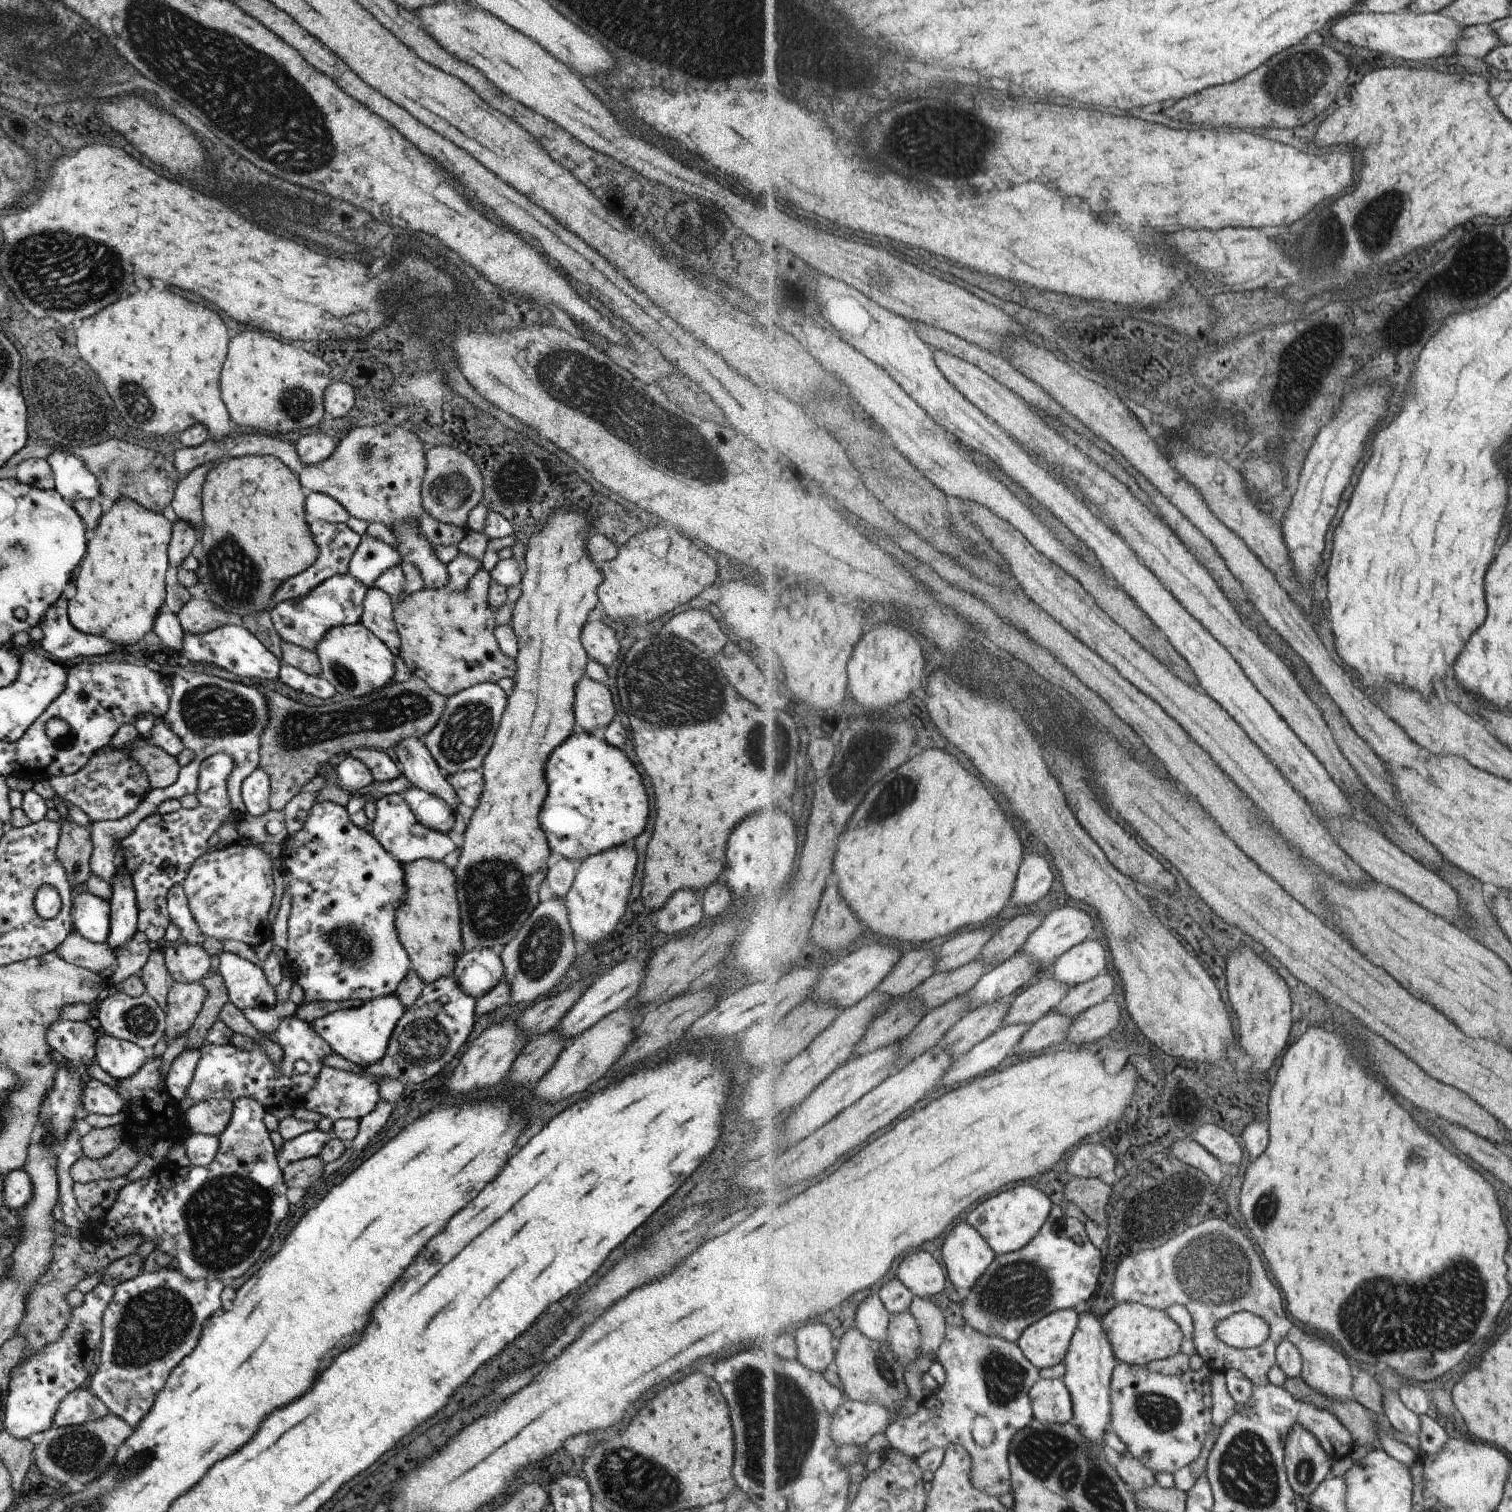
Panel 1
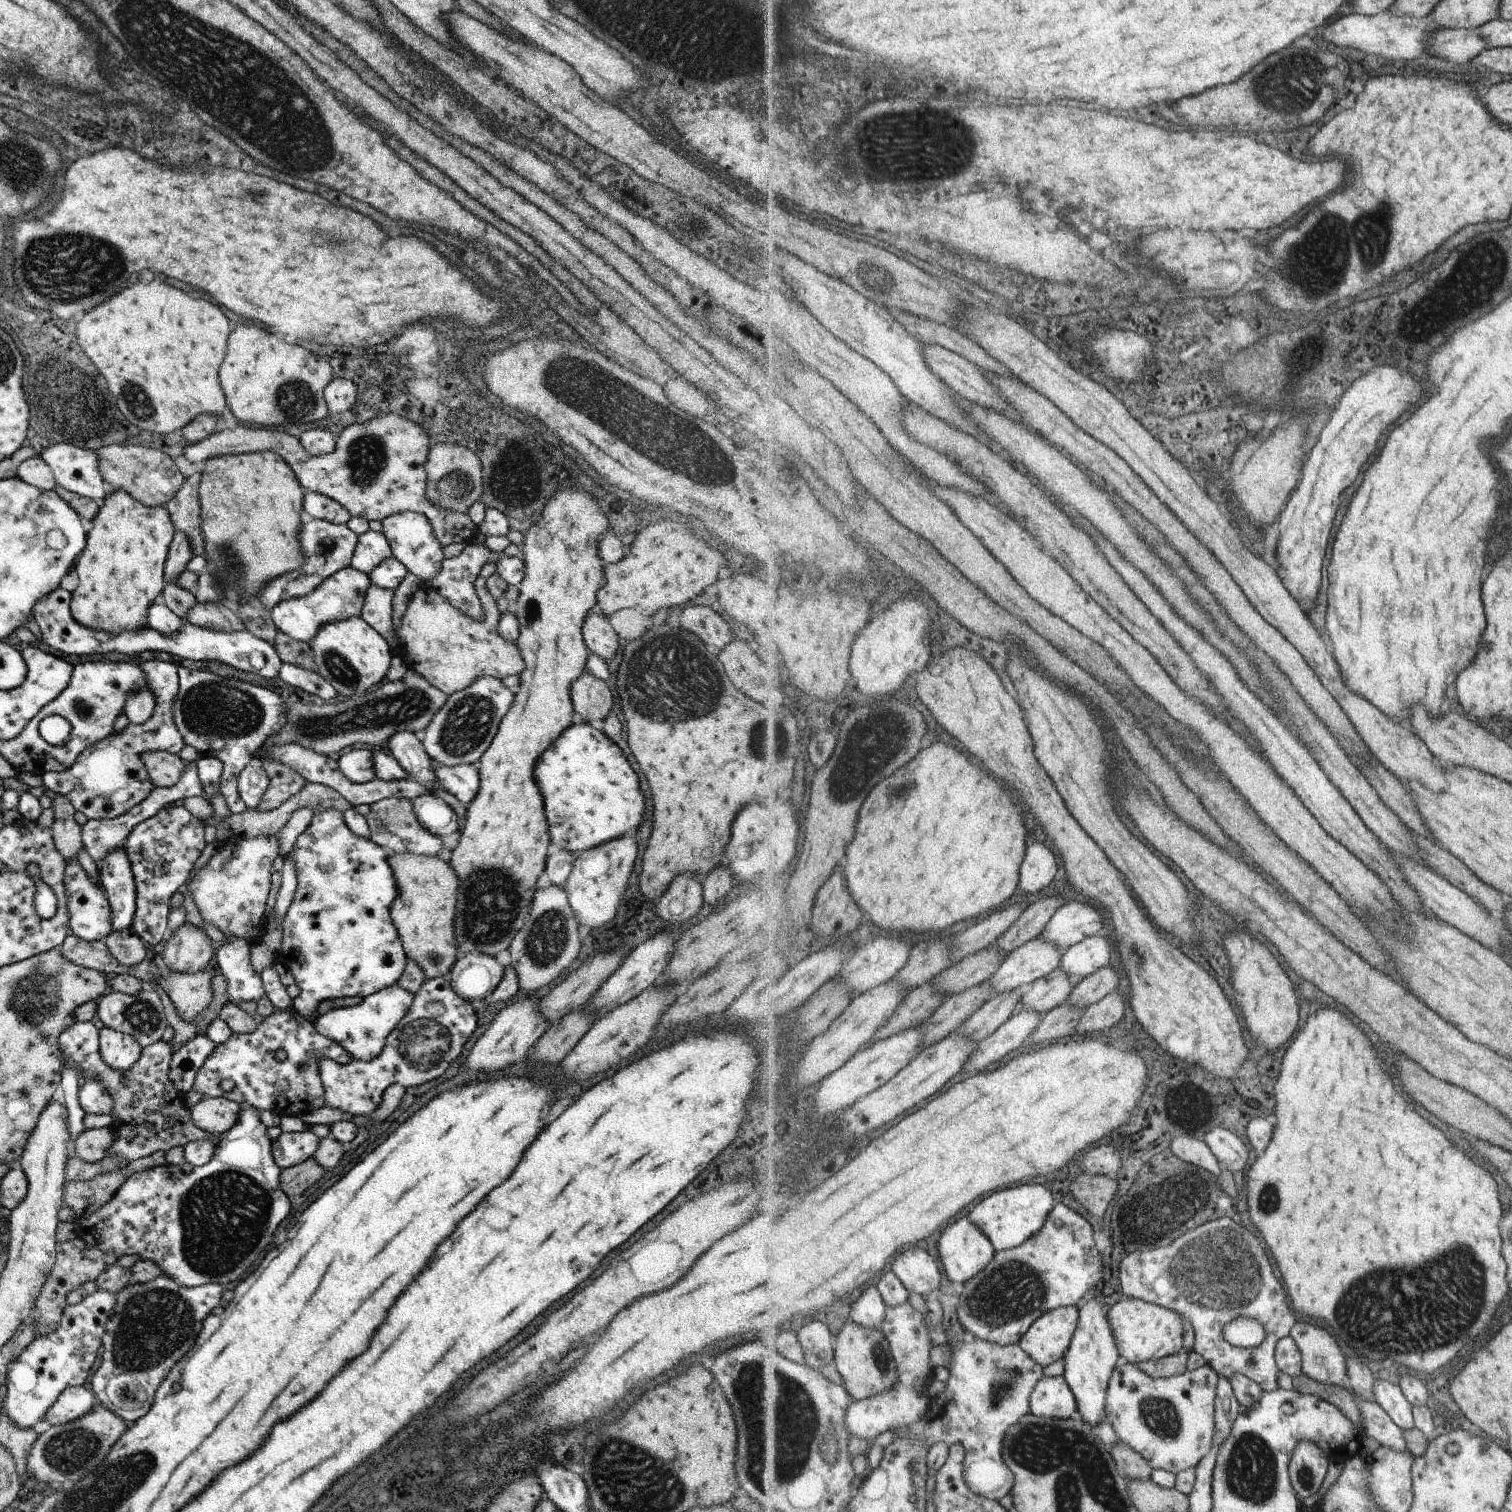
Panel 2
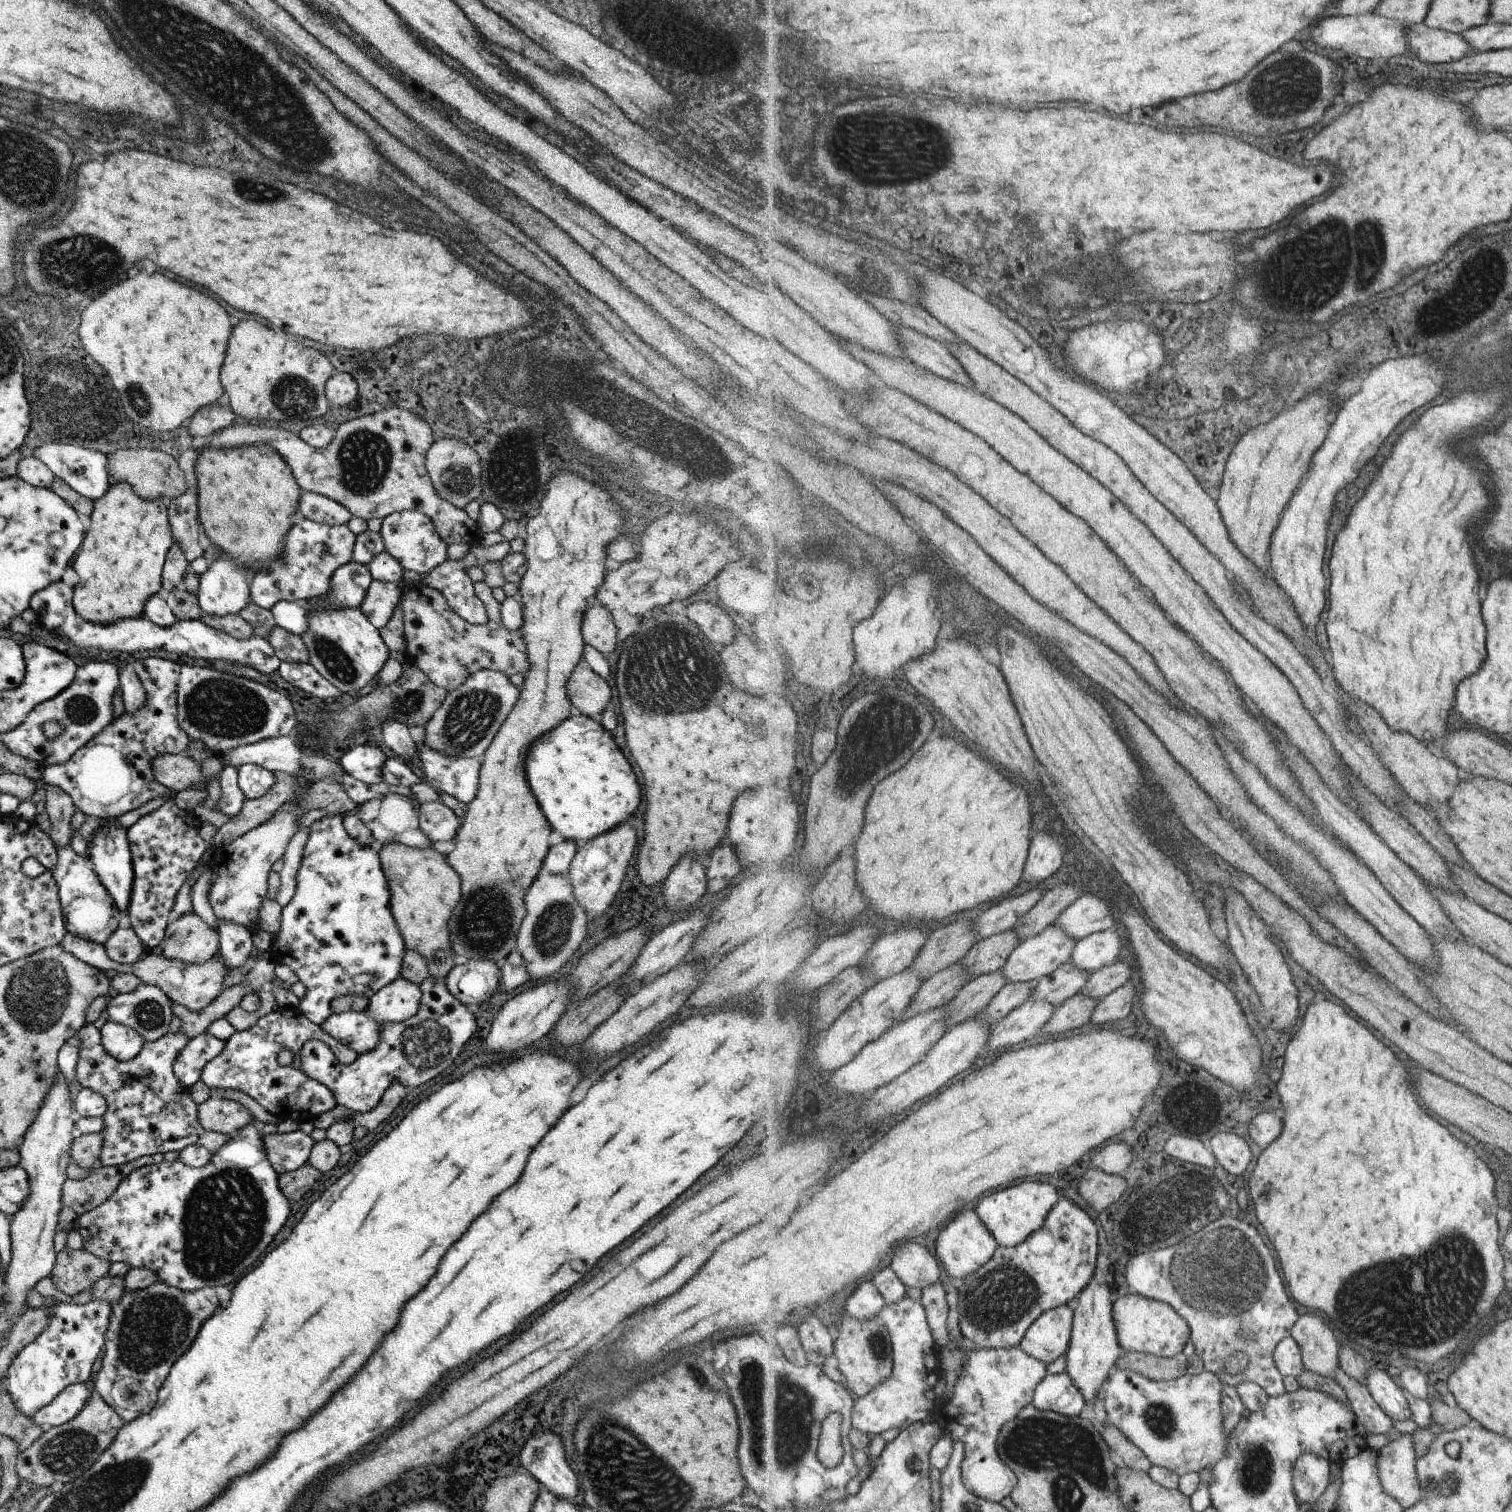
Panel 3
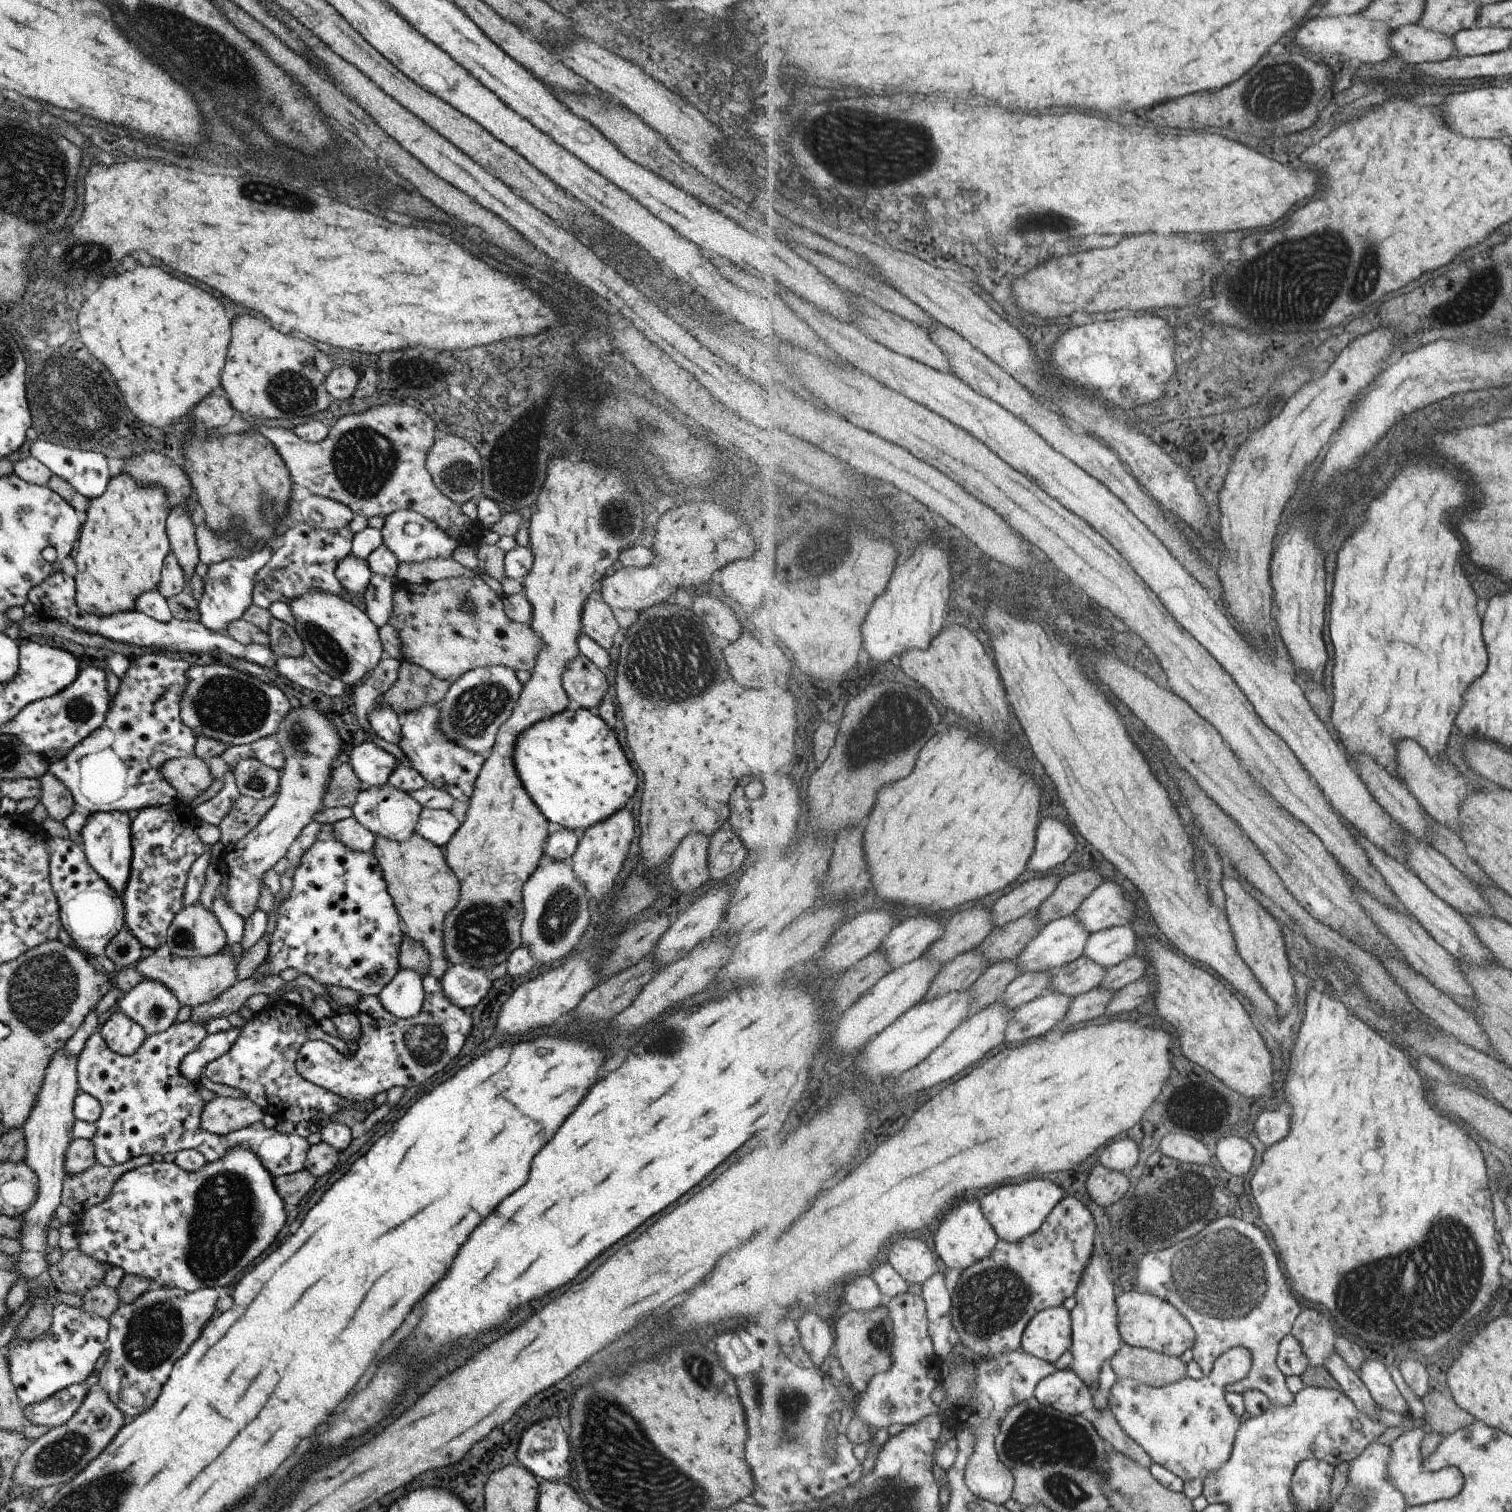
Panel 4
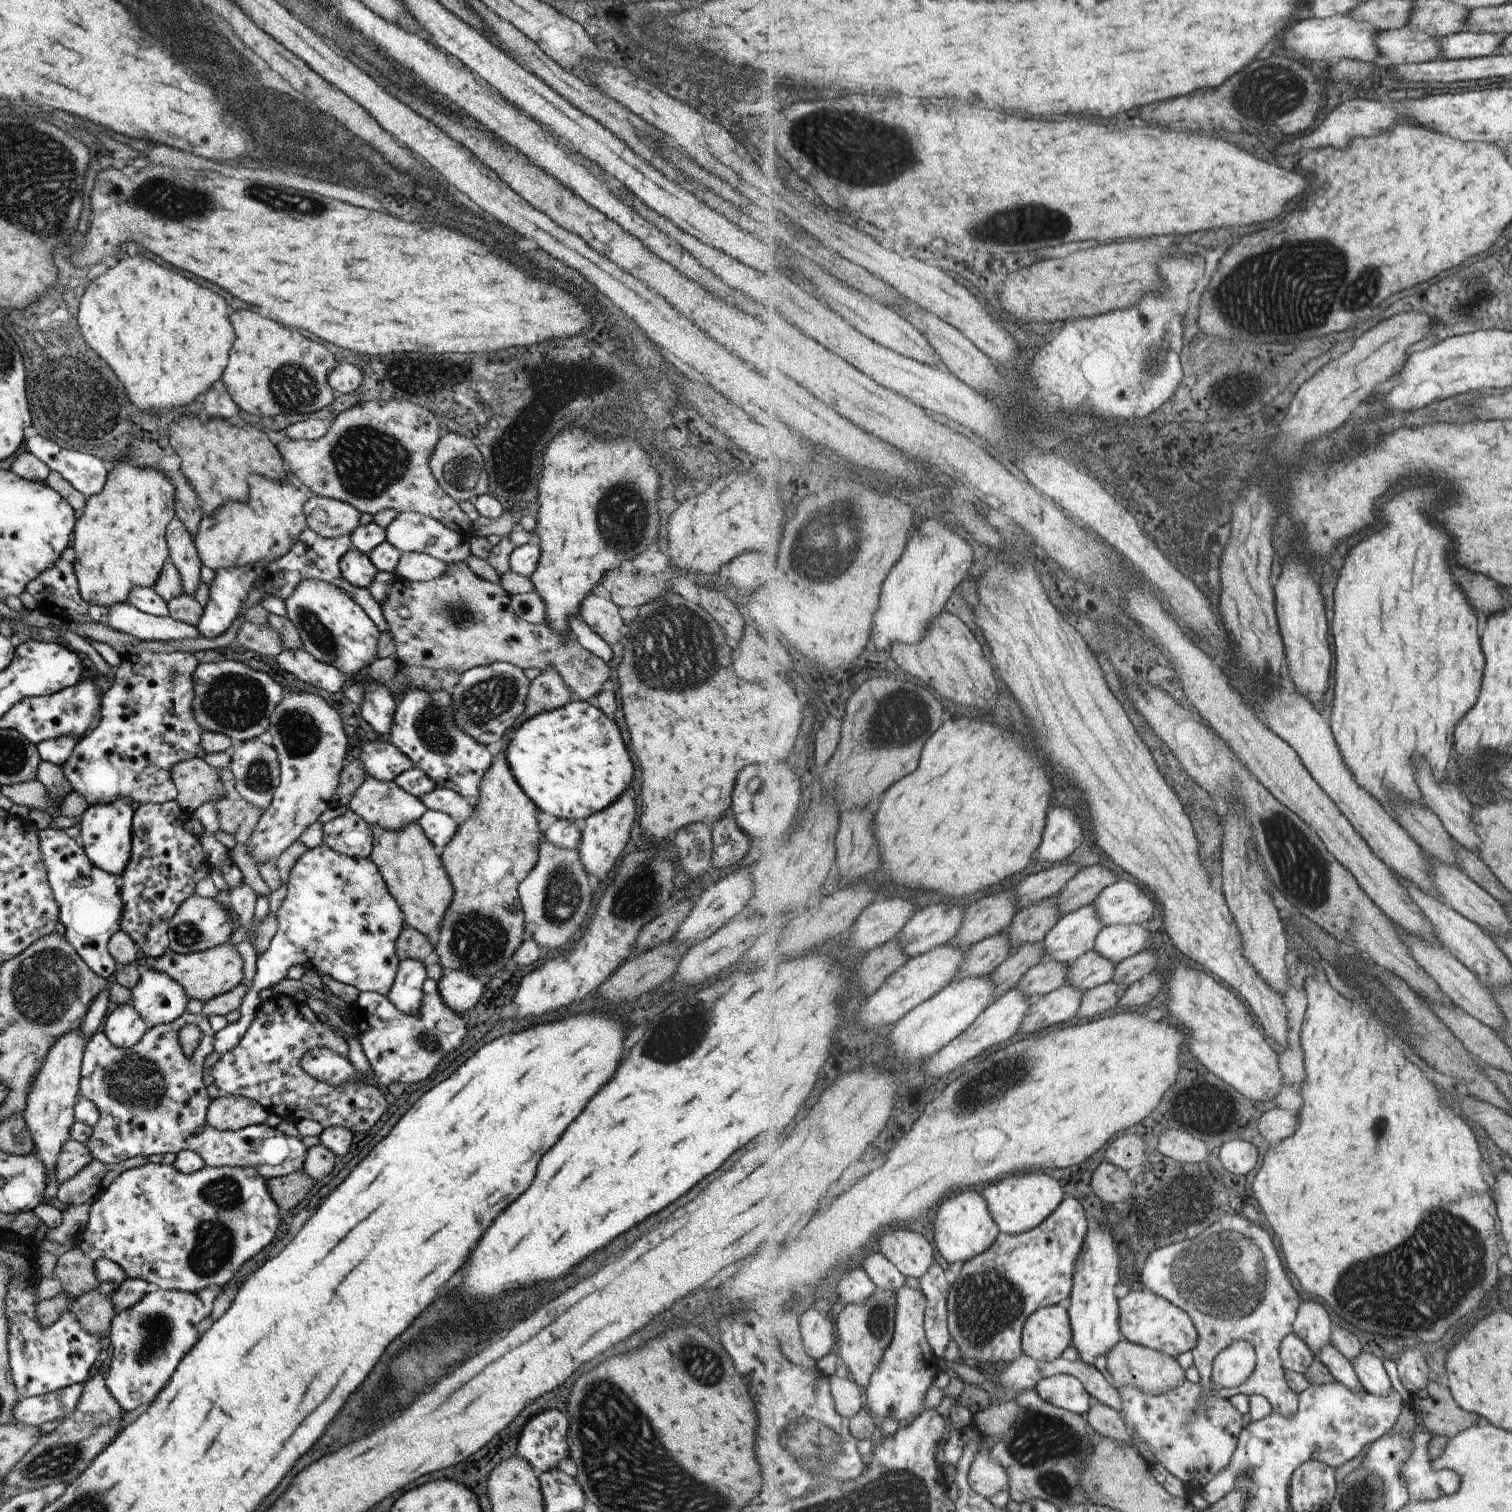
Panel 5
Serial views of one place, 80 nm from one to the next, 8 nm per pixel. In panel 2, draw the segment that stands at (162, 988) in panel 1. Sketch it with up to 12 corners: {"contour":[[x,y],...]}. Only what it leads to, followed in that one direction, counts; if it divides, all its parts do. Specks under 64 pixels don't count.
{"contour":[[149,983],[162,1002],[175,1052],[197,1036],[198,1026],[177,1014],[167,994],[157,984]]}

